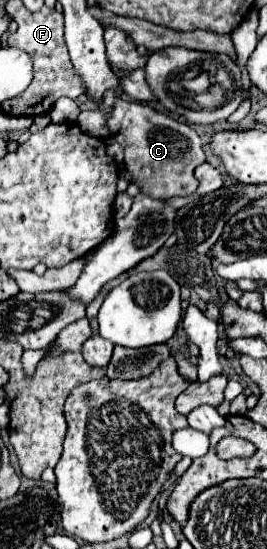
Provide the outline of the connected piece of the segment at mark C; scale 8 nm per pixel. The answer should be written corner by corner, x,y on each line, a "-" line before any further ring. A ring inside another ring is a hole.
115,98
111,114
107,114
107,128
123,146
125,170
143,194
165,200
171,196
189,196
197,190
193,170
205,160
205,152
199,134
189,124
161,114
149,104

